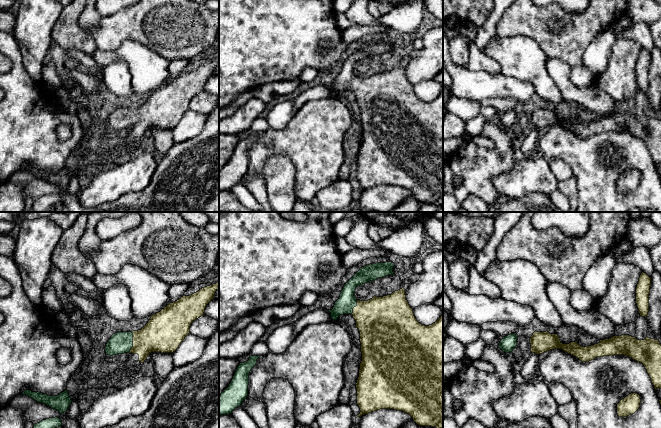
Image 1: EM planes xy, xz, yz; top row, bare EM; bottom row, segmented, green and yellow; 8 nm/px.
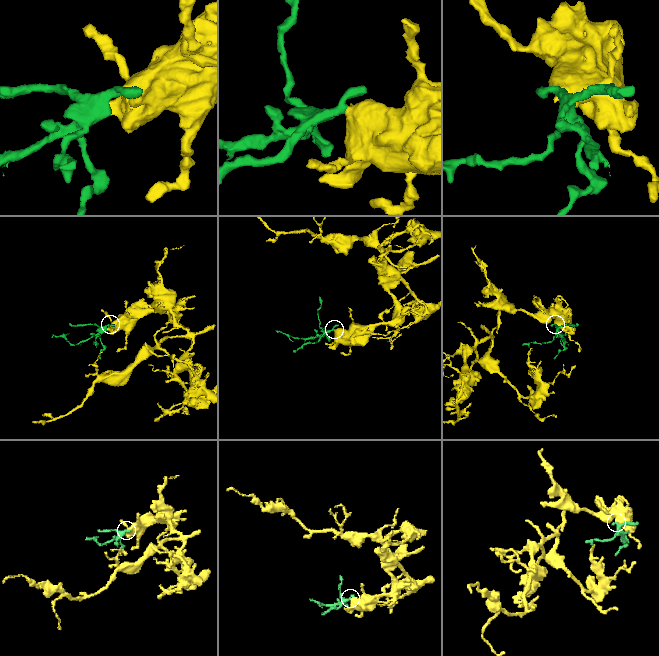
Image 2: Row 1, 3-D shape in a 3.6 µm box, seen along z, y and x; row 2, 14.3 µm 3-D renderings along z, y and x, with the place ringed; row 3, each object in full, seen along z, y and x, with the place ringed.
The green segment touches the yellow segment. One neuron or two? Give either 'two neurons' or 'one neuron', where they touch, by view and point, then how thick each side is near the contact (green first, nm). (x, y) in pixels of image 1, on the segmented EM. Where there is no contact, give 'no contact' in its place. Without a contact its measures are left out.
one neuron; meets green in xy at (132, 342); 180 nm thick on the green side, 280 nm on the other

